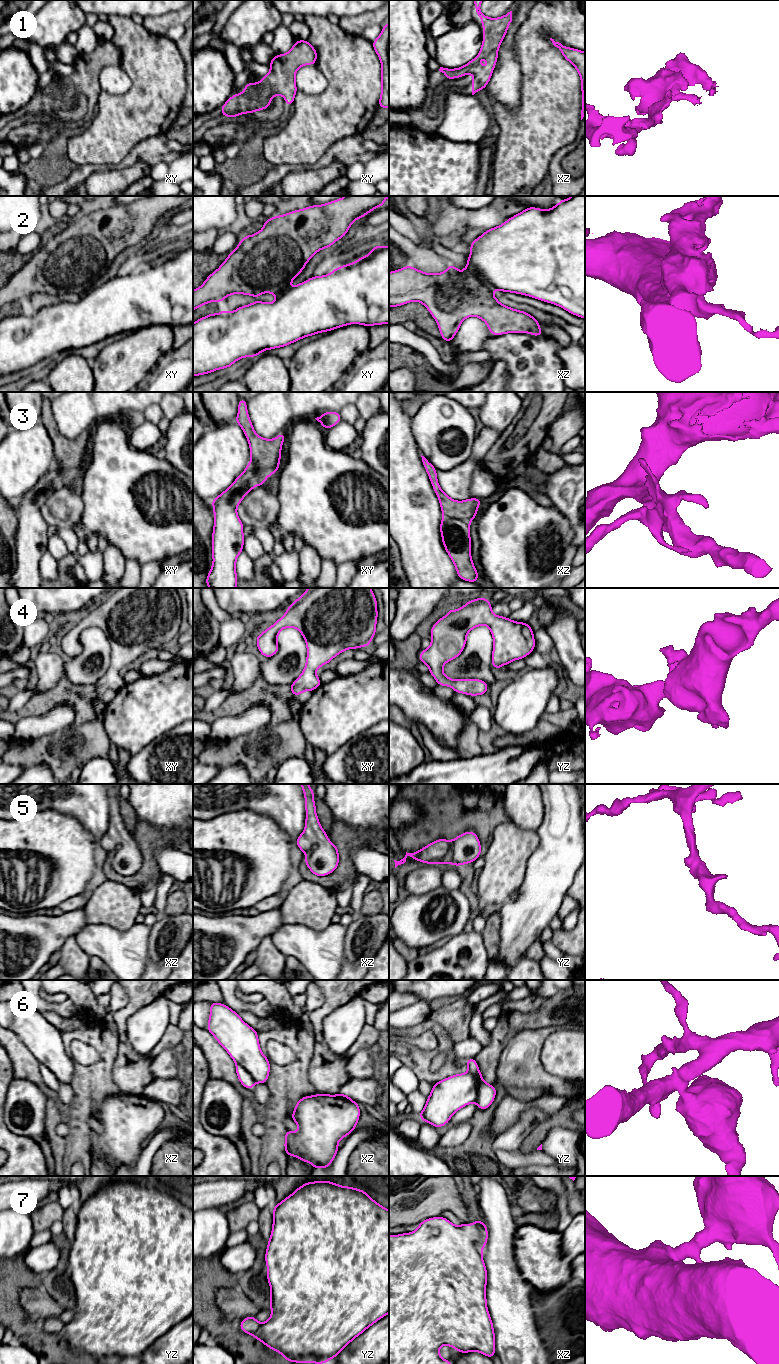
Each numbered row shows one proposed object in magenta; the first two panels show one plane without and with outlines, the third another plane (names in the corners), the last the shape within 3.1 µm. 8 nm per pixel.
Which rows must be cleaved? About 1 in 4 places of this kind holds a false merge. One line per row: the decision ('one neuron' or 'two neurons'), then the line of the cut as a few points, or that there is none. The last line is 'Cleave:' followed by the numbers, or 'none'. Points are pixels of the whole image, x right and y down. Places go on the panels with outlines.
1: one neuron; cut none
2: two neurons; cut xz (468, 264), (492, 289)
3: one neuron; cut none
4: one neuron; cut none
5: one neuron; cut none
6: two neurons; cut yz (478, 1069), (477, 1099), (475, 1101)
7: one neuron; cut none
Cleave: 2, 6

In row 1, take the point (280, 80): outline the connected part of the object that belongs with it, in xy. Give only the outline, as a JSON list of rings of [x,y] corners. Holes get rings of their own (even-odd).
[[[297,40],[285,54],[273,56],[270,72],[263,76],[260,83],[248,82],[243,93],[231,96],[221,106],[221,115],[230,118],[246,113],[267,109],[277,94],[285,98],[287,107],[293,105],[297,93],[295,76],[301,66],[315,65],[317,51],[307,40]]]

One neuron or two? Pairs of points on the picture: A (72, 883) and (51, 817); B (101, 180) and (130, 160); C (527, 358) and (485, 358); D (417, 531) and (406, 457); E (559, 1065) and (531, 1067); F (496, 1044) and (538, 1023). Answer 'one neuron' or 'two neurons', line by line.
A: one neuron
B: two neurons
C: two neurons
D: one neuron
E: two neurons
F: one neuron

